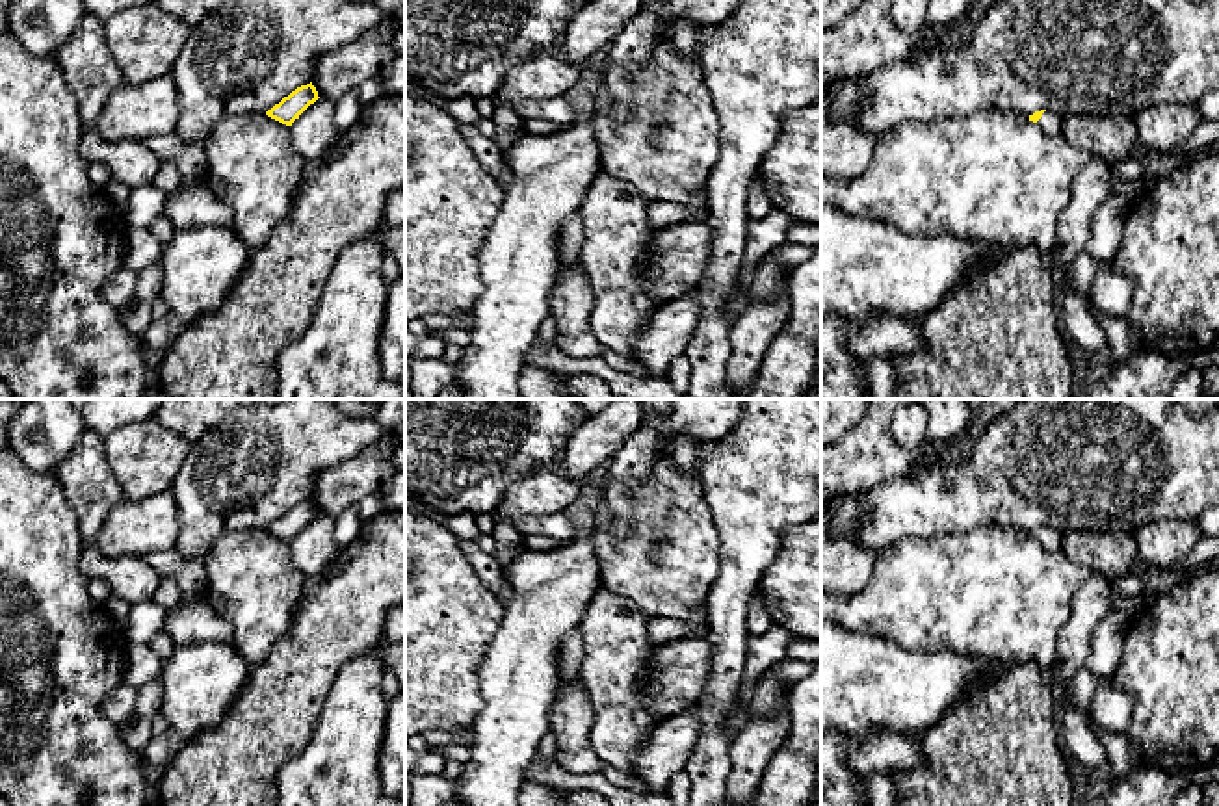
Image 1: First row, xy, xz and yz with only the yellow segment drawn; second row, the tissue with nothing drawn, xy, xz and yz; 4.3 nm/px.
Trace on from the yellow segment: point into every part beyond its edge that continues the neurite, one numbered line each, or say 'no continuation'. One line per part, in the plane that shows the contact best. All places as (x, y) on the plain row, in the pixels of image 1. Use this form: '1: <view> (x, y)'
1: yz (1050, 539)

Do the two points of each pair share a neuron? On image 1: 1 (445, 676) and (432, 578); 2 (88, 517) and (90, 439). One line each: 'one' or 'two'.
1: one
2: one

